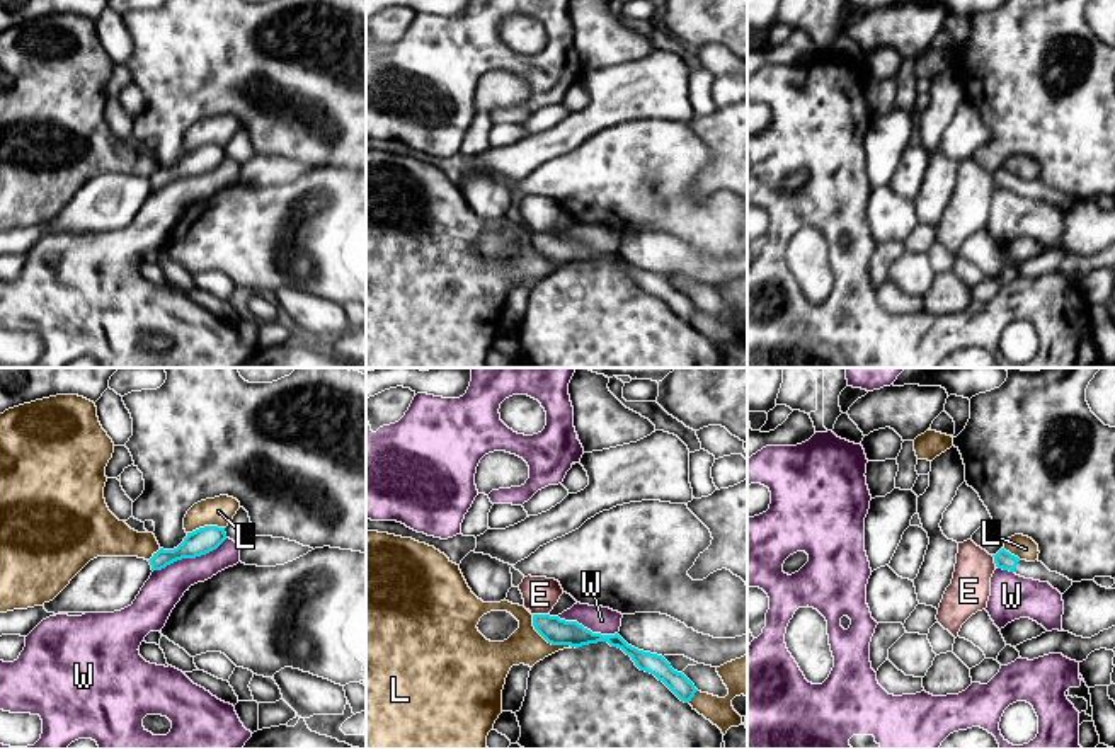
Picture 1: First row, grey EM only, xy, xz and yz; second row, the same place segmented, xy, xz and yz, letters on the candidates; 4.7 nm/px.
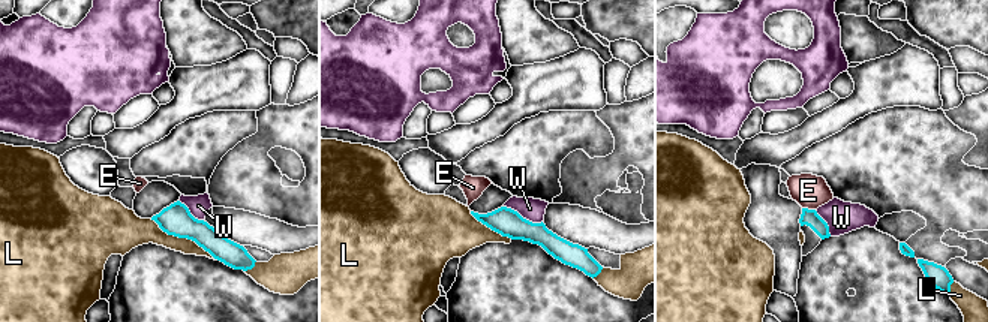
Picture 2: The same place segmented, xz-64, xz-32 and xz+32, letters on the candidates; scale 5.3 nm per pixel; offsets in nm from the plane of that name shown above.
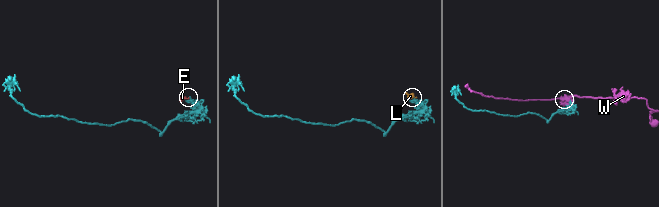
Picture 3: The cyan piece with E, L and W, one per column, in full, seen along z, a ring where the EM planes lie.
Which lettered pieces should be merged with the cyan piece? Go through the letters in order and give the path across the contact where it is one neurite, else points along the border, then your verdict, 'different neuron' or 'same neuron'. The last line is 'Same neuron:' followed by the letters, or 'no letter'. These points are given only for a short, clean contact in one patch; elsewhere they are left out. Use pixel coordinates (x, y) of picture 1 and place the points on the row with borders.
E: border xz (533, 613), (547, 615); different neuron
L: different neuron
W: border xy (227, 538), (205, 554), (182, 557), (154, 571); different neuron
Same neuron: no letter

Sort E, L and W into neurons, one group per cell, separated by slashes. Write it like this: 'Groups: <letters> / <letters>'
Groups: E / L / W

